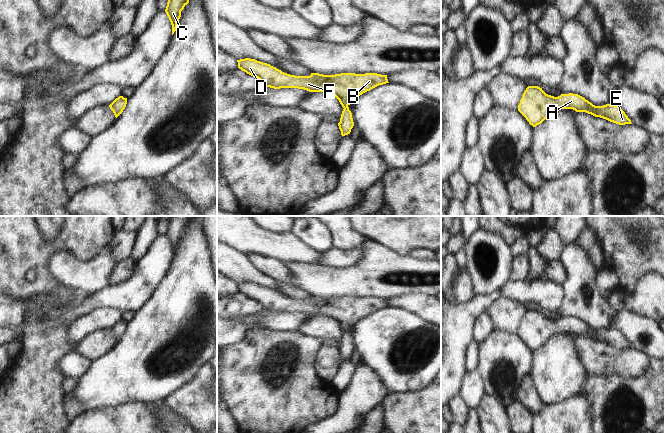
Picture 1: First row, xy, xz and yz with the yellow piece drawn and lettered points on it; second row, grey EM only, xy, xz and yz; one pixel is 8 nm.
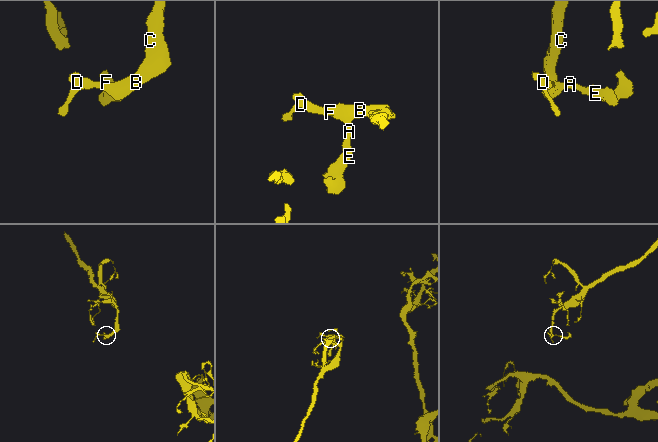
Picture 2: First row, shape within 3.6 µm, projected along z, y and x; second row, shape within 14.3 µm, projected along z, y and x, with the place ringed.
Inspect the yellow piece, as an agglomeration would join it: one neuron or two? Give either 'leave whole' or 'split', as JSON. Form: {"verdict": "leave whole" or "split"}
{"verdict": "leave whole"}

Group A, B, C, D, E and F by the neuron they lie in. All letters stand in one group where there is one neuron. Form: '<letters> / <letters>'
A B C D E F

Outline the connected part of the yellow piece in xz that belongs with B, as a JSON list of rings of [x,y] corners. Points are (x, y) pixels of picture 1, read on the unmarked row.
[[[245,282],[237,284],[237,286],[239,293],[258,302],[265,311],[274,313],[298,312],[309,316],[334,319],[344,332],[338,347],[342,360],[350,358],[354,350],[352,337],[348,330],[363,317],[379,309],[389,307],[387,299],[377,297],[335,299],[311,297],[310,300],[295,300],[255,283]]]

